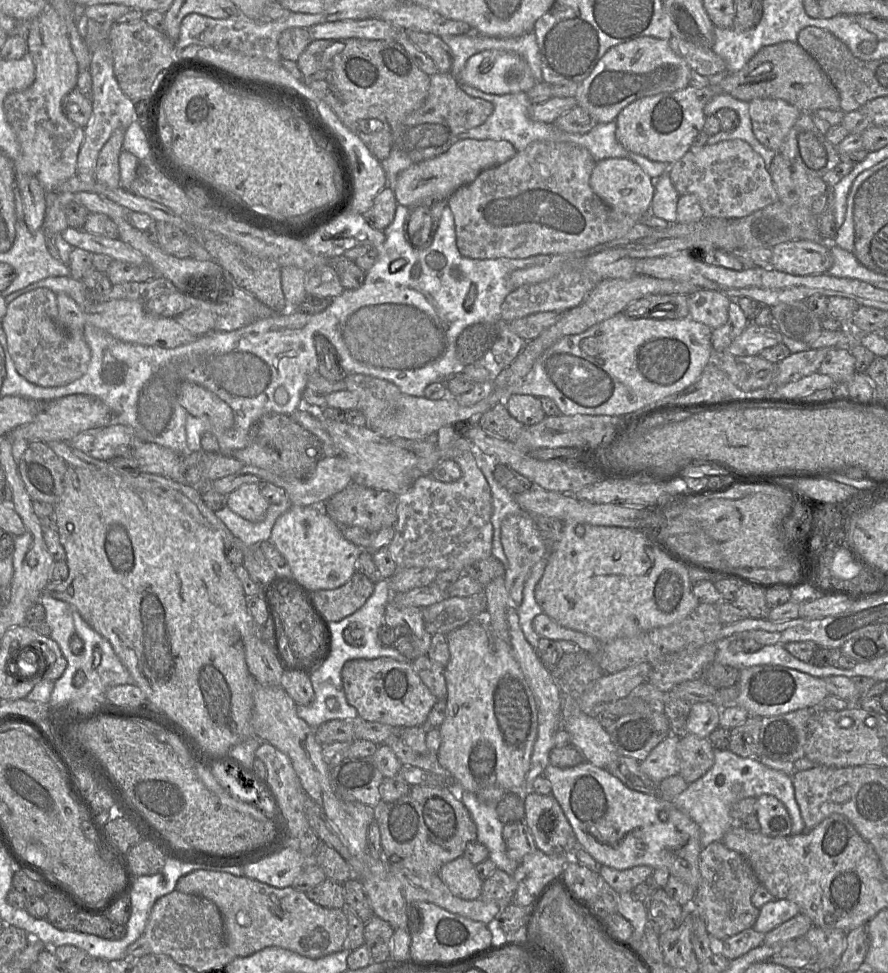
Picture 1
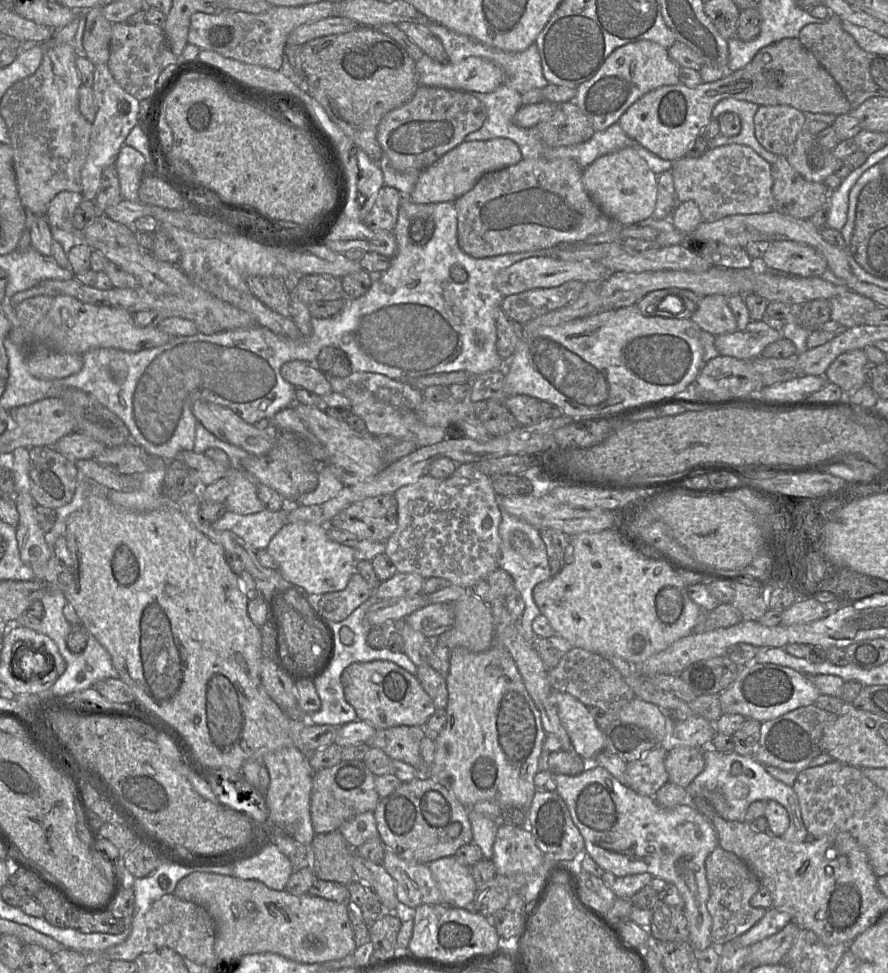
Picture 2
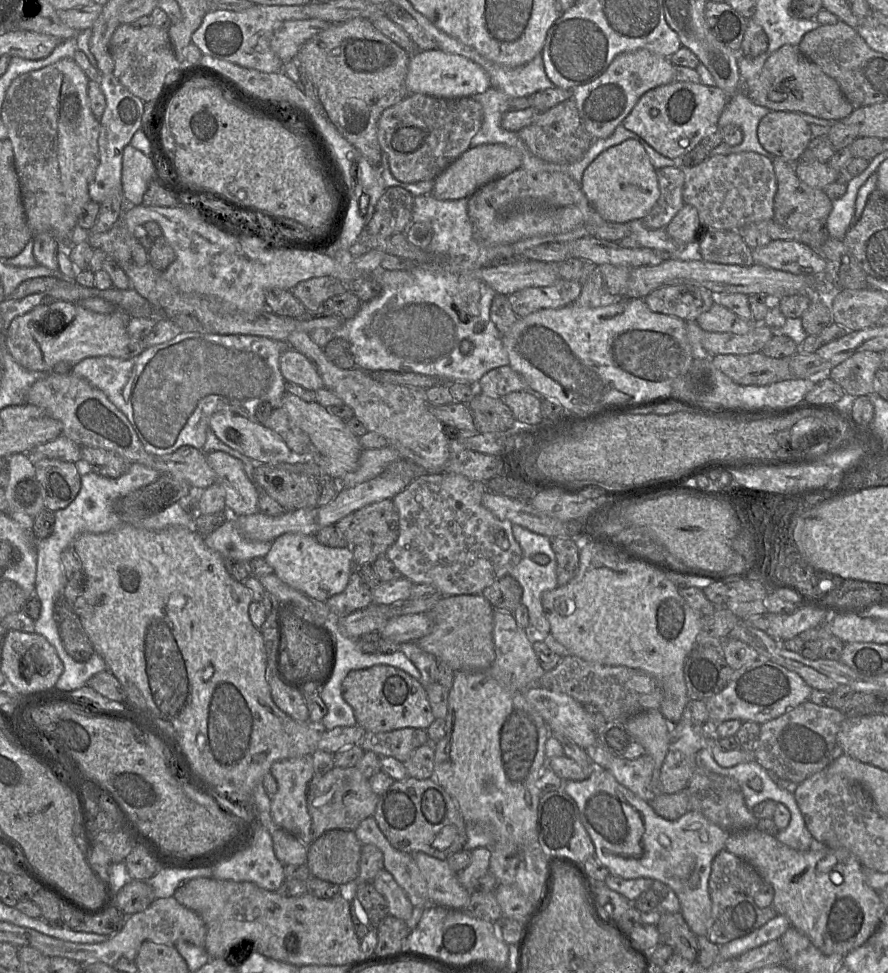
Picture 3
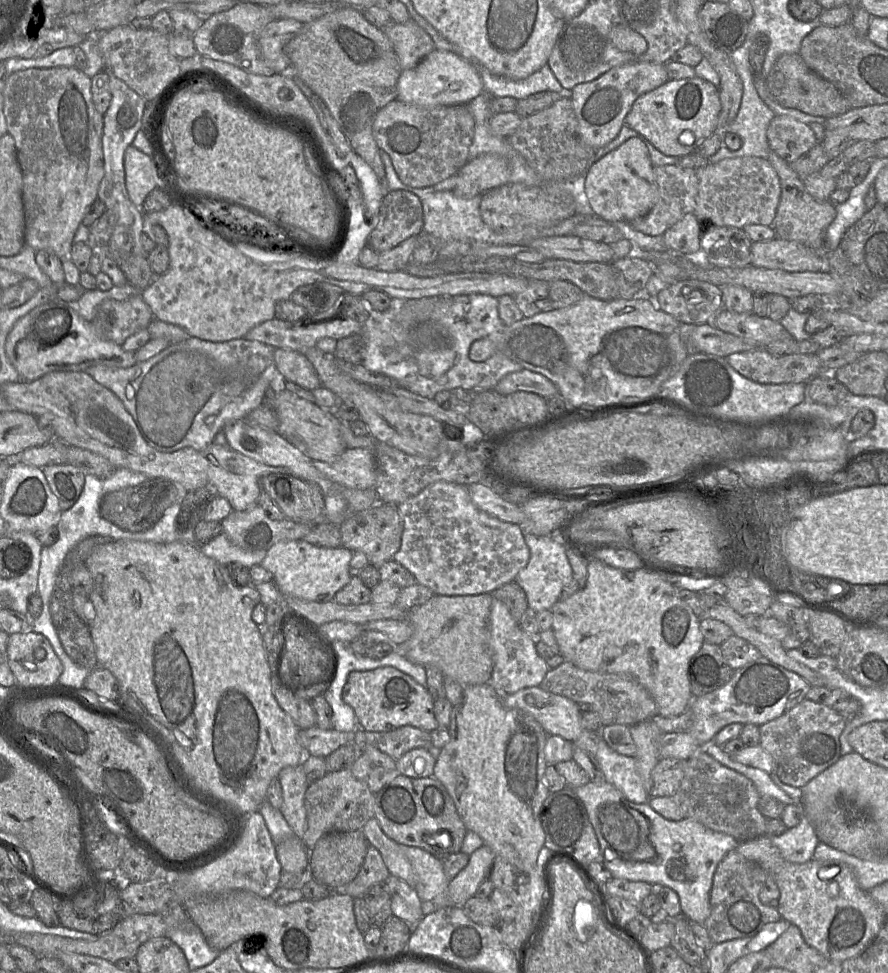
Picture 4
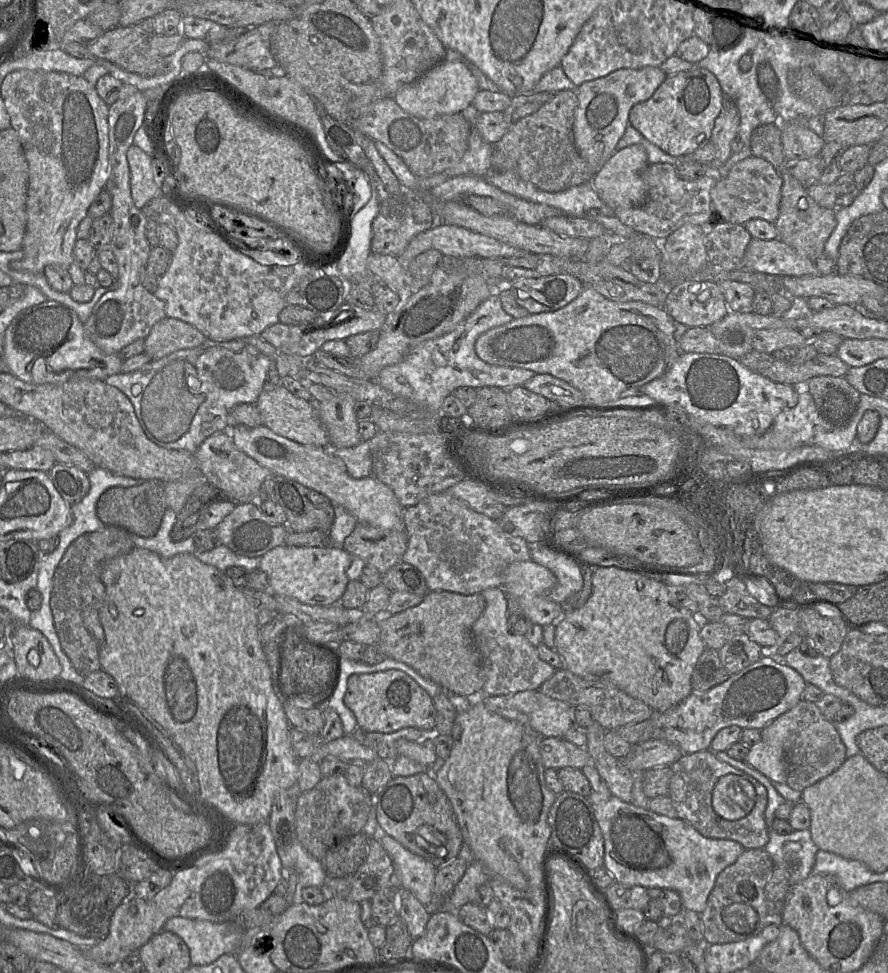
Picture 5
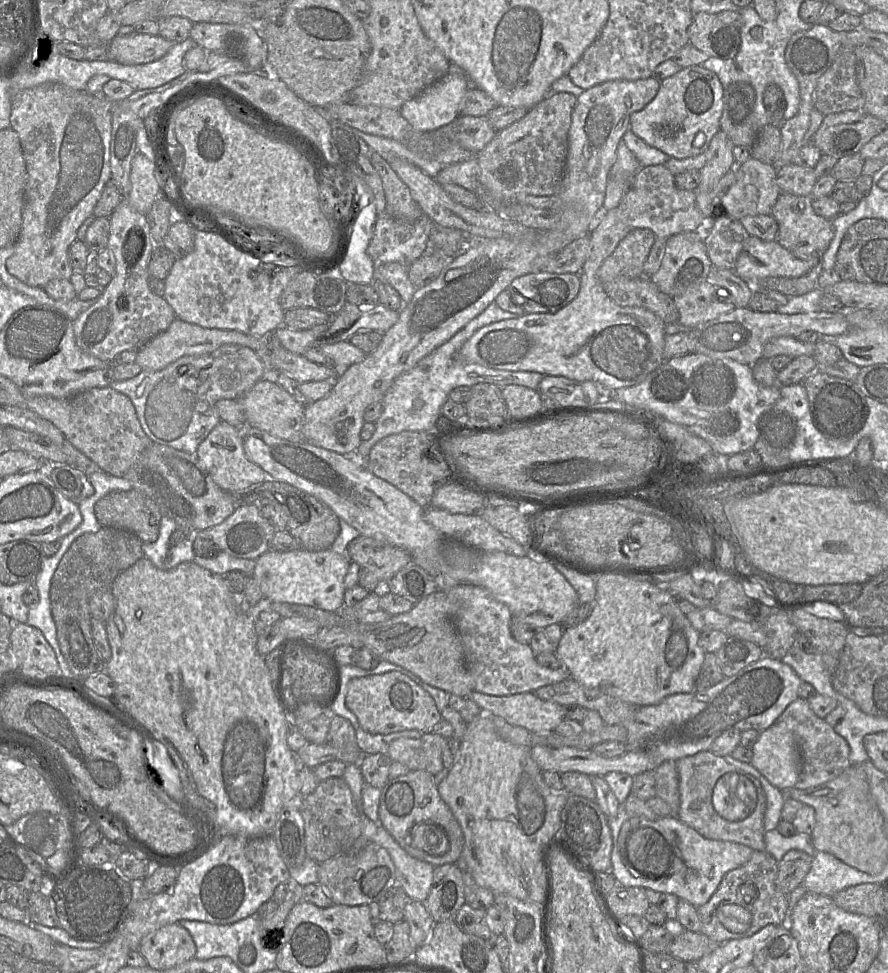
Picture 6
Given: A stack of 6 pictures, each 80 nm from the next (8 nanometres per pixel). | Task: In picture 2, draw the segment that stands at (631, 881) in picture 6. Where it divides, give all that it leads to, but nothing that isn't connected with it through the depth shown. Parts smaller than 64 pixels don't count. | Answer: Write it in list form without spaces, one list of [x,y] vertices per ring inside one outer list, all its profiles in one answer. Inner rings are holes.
[[[589,764],[578,775],[553,774],[556,791],[565,801],[571,817],[585,842],[585,852],[605,871],[616,876],[650,873],[672,883],[684,901],[683,911],[687,919],[689,942],[695,951],[702,951],[712,945],[710,931],[711,916],[707,910],[709,886],[706,879],[705,860],[718,846],[718,837],[711,823],[691,804],[672,808],[659,806],[653,797],[635,792],[618,781],[598,764]]]

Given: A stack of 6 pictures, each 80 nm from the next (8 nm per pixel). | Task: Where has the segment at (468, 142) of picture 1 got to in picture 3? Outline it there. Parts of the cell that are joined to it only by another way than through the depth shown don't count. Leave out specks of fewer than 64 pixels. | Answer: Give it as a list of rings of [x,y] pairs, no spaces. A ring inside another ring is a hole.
[[[485,144],[471,147],[433,180],[434,186],[431,195],[438,200],[469,198],[485,184],[519,169],[521,161],[520,152],[516,148],[501,144]]]

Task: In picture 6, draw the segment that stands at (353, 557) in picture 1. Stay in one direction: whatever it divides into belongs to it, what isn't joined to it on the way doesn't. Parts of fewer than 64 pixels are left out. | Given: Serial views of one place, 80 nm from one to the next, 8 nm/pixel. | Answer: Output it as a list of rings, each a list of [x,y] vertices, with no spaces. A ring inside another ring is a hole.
[[[296,549],[287,552],[267,551],[256,559],[251,574],[258,582],[264,598],[275,602],[308,605],[329,612],[344,606],[344,579],[348,573],[349,558],[332,549],[308,551]]]

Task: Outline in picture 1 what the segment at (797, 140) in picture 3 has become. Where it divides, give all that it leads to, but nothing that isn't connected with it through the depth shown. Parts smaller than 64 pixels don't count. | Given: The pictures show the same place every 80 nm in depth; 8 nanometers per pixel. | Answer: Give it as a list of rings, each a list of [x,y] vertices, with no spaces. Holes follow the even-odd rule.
[[[754,99],[749,102],[752,131],[765,147],[778,152],[802,111],[781,99]]]

